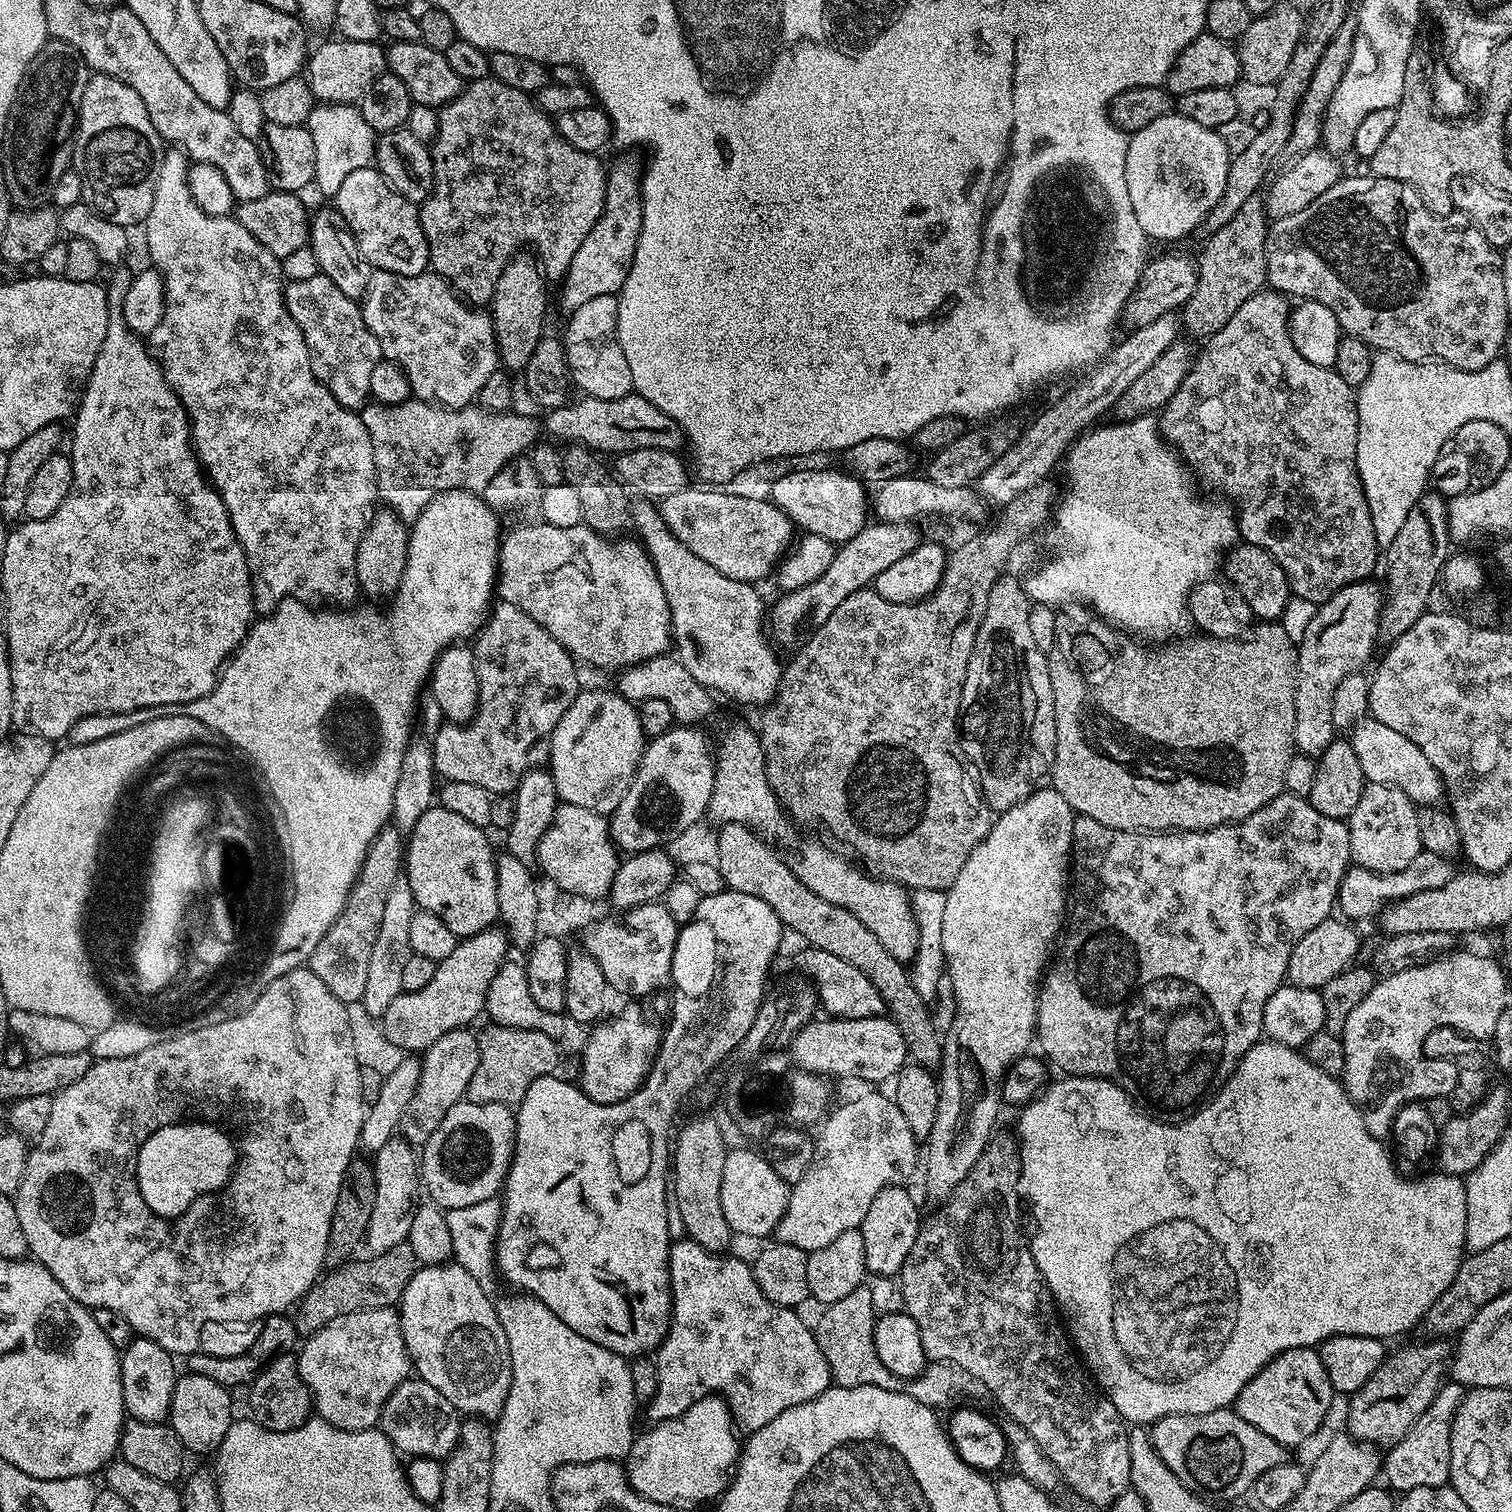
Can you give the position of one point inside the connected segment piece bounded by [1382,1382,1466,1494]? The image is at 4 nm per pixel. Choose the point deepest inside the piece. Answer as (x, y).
(1421, 1459)

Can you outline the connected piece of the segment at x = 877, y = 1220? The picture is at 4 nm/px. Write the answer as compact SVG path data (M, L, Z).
M904 1186L884 1188L876 1195L874 1202L870 1202L866 1218L862 1218L859 1229L862 1246L866 1246L866 1266L871 1275L895 1277L918 1238L922 1215L916 1209L915 1198L906 1189Z

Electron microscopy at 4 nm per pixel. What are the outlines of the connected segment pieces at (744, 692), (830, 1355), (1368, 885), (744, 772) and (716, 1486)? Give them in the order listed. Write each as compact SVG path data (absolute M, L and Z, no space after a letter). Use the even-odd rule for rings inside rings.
M647 498L631 501L630 528L648 551L648 557L652 559L658 574L658 582L662 582L664 597L670 606L674 652L690 676L713 693L720 692L742 704L758 706L757 708L766 706L780 685L783 665L776 658L777 649L766 631L766 604L764 608L763 598L755 592L757 589L741 580L726 578L726 574L718 574L710 562L702 562L694 550L682 546L682 542L674 538L661 518L659 507Z
M861 1286L854 1290L854 1294L846 1294L846 1298L838 1298L838 1302L827 1305L823 1309L820 1321L814 1324L816 1341L826 1357L830 1366L832 1384L837 1388L853 1388L854 1386L878 1386L882 1390L894 1390L895 1392L907 1391L914 1402L922 1402L922 1406L933 1410L940 1408L955 1409L965 1402L985 1399L988 1396L986 1386L974 1378L966 1370L962 1370L957 1364L945 1364L932 1362L924 1369L924 1373L912 1380L904 1381L898 1378L898 1374L890 1374L886 1365L879 1360L878 1350L874 1350L874 1326L878 1309L872 1305L872 1292L868 1286Z
M1422 850L1418 858L1414 858L1414 862L1406 866L1406 870L1371 872L1359 866L1349 867L1348 873L1340 883L1339 911L1344 911L1343 915L1352 922L1368 920L1371 916L1372 919L1379 917L1388 904L1398 902L1402 898L1410 898L1410 894L1422 894L1422 890L1438 890L1438 886L1446 886L1446 882L1454 874L1452 866L1452 860Z
M744 724L738 725L737 728L728 728L720 744L718 740L715 745L714 755L716 773L707 815L713 816L717 825L746 824L772 842L786 839L791 834L793 825L768 784L764 751L760 745L759 735L753 729L751 732Z
M713 1394L694 1402L684 1416L661 1420L651 1425L649 1432L644 1432L632 1441L632 1448L626 1455L628 1485L638 1494L654 1502L662 1502L684 1510L687 1504L704 1504L715 1501L724 1495L734 1475L734 1469L742 1451L741 1441L736 1441L738 1429L732 1422L732 1412L727 1400Z

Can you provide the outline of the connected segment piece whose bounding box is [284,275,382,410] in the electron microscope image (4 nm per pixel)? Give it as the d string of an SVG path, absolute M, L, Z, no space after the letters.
M321 275L287 281L284 286L284 301L290 318L294 318L298 330L302 330L304 335L310 354L310 370L314 370L314 378L318 378L318 382L322 382L322 386L326 386L326 390L330 390L330 394L338 398L342 407L353 410L364 408L372 395L370 374L374 371L374 366L380 364L382 357L378 338L374 338L374 334L366 326L361 305L346 298L346 294L342 294L342 290L338 290L338 286L330 282L330 278Z

